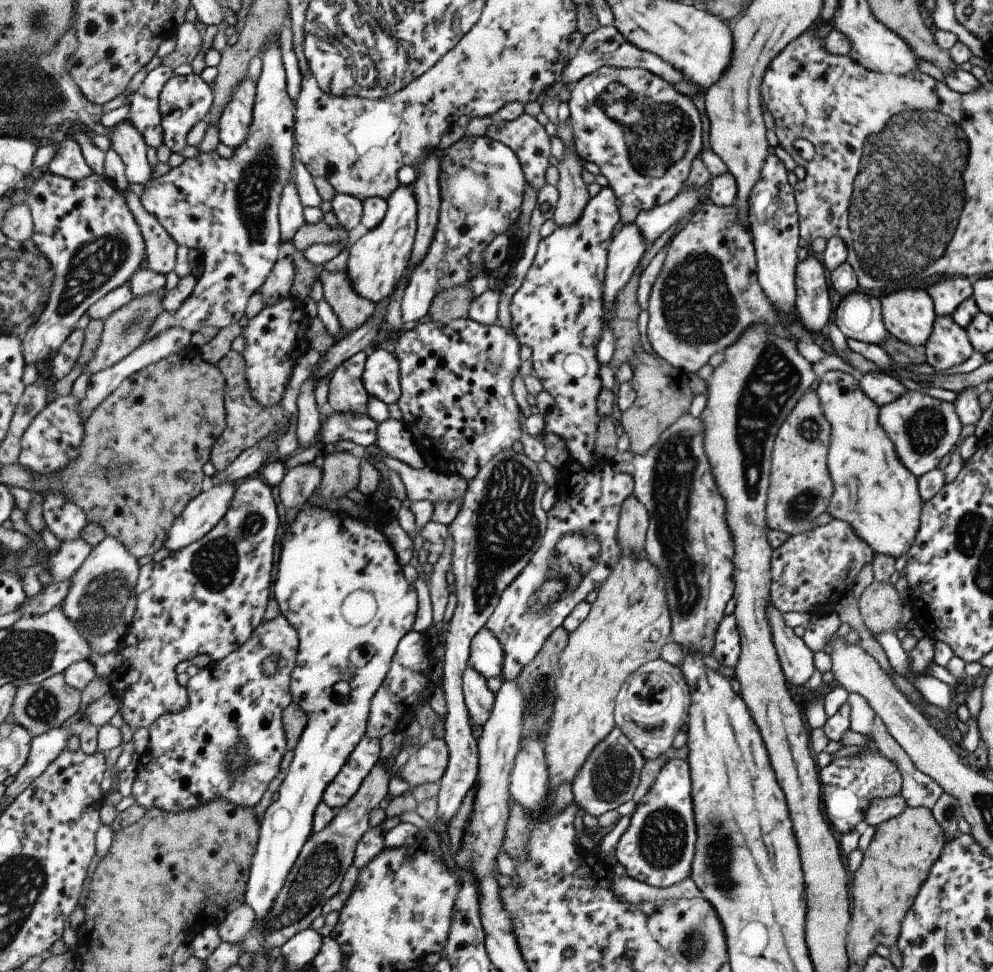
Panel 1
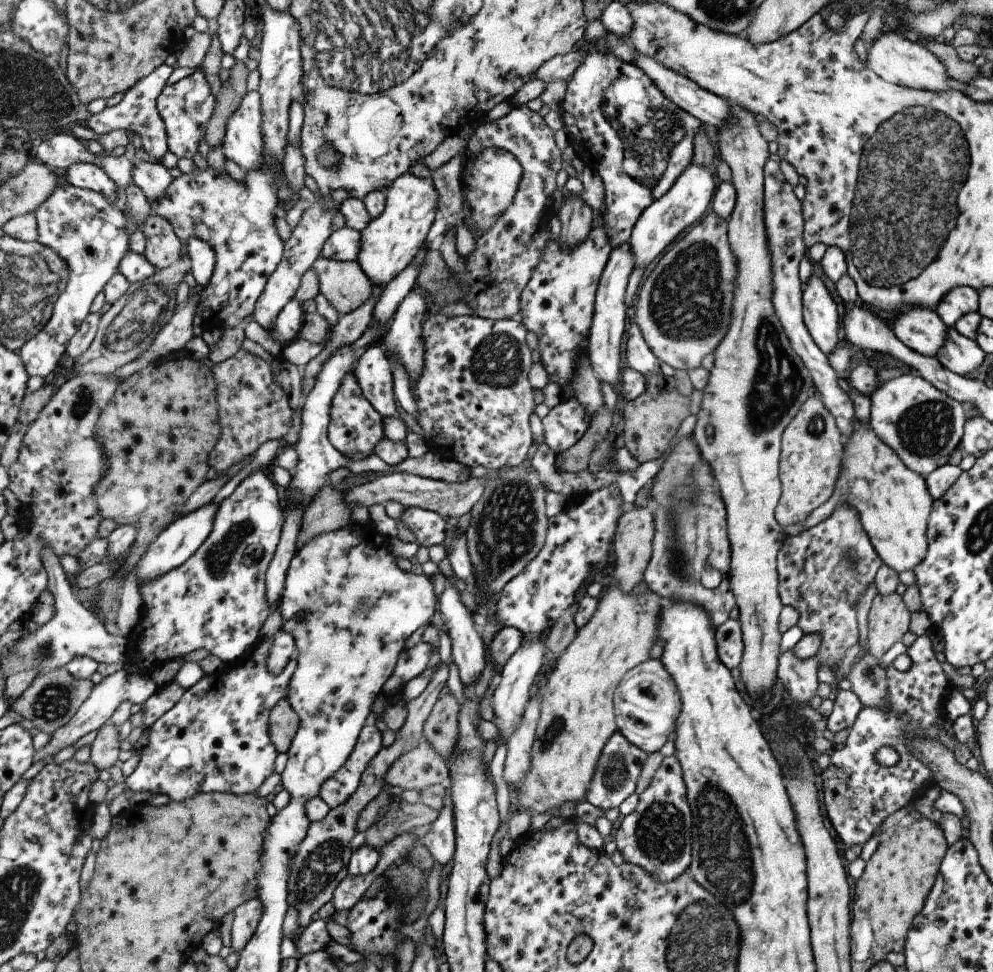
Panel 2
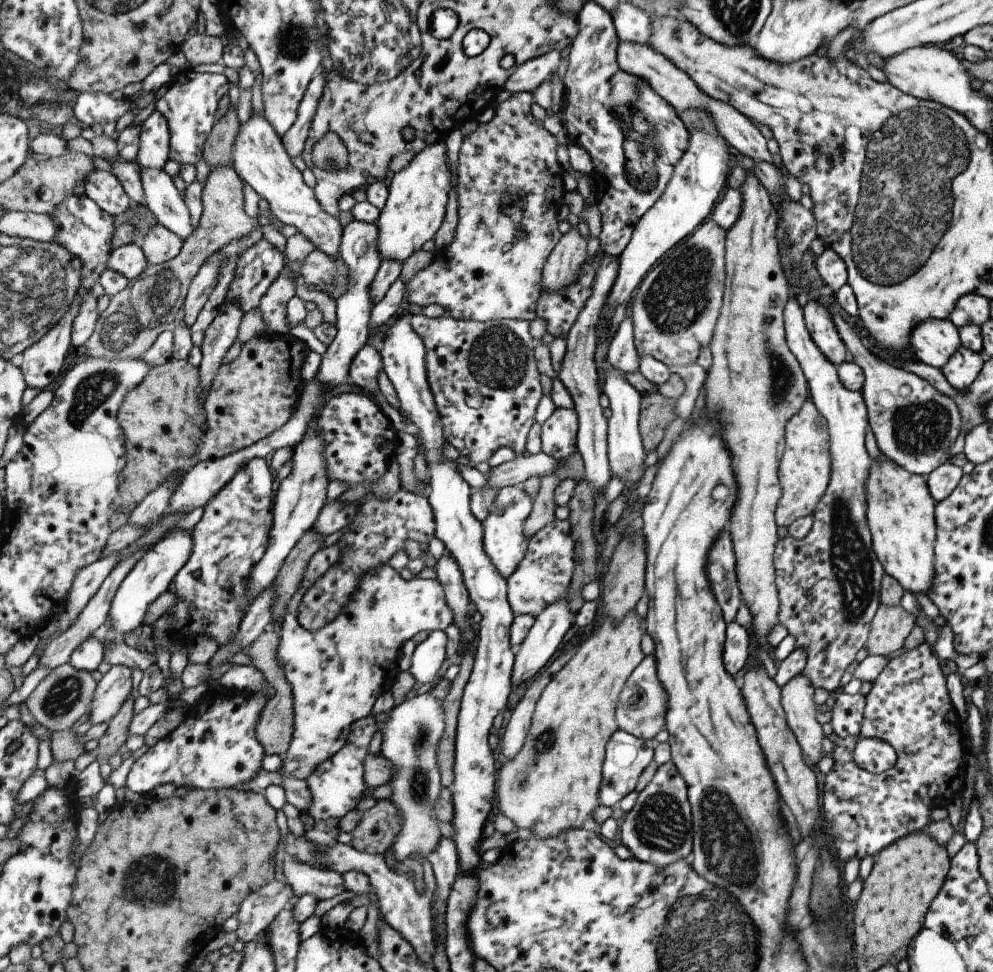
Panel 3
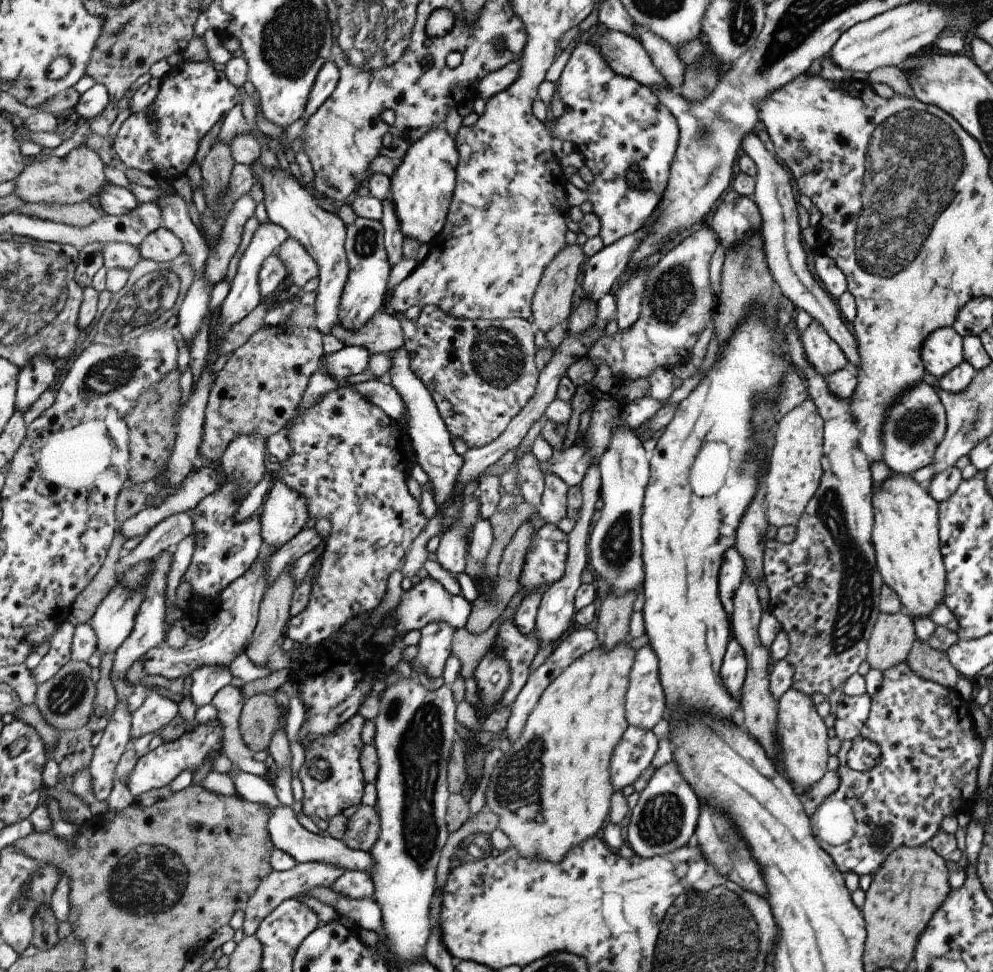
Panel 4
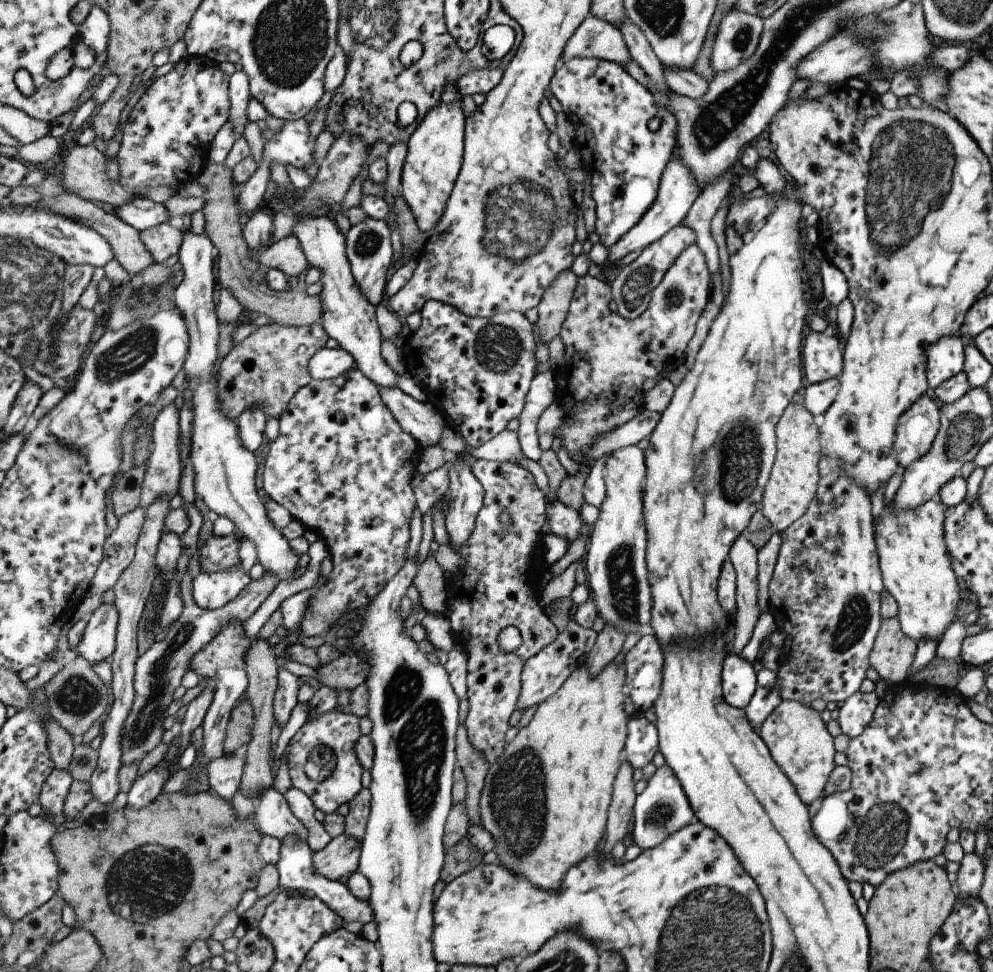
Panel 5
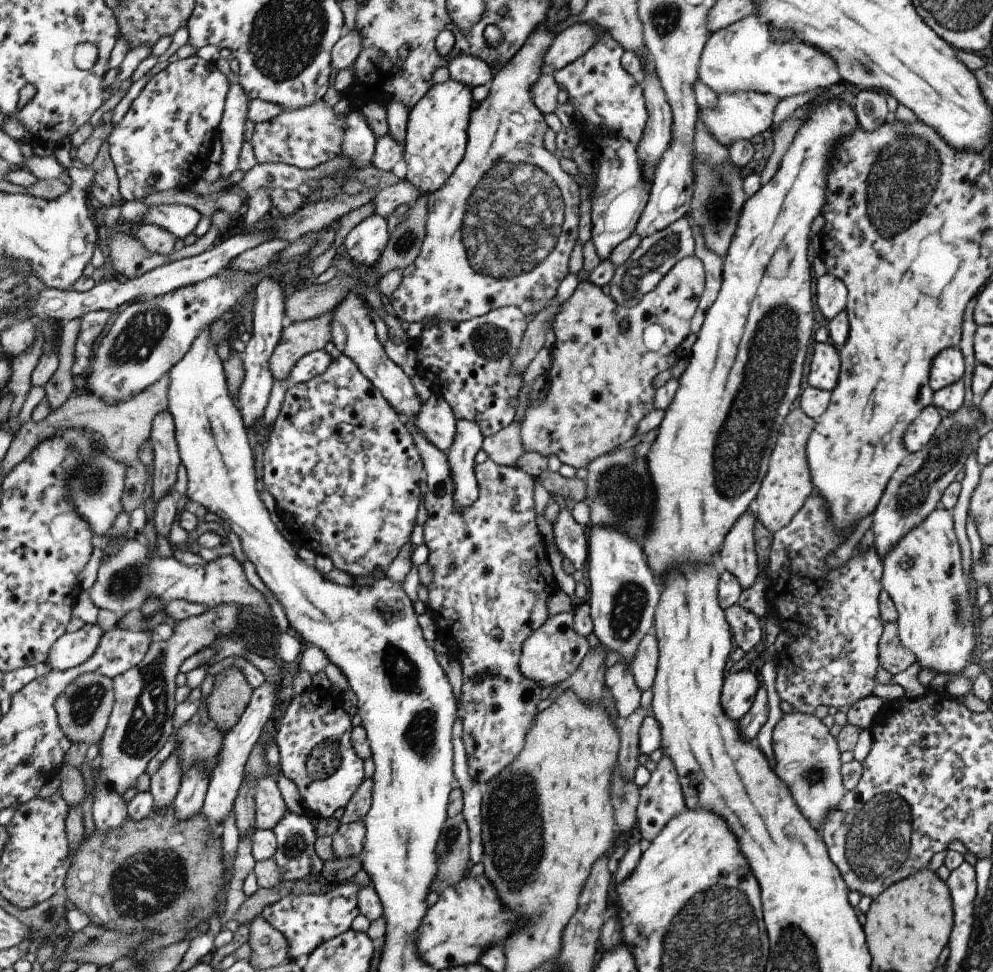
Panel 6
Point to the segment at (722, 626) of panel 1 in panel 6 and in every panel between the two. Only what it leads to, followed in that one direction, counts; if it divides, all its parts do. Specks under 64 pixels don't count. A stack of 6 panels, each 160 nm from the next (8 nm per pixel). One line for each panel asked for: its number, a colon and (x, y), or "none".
2: (727, 636)
3: (737, 644)
4: (733, 667)
5: (737, 679)
6: (738, 688)

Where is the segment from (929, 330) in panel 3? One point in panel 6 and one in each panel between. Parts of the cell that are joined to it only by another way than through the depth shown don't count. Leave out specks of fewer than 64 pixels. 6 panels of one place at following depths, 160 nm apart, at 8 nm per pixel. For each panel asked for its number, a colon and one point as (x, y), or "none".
4: (941, 350)
5: (946, 358)
6: (947, 367)

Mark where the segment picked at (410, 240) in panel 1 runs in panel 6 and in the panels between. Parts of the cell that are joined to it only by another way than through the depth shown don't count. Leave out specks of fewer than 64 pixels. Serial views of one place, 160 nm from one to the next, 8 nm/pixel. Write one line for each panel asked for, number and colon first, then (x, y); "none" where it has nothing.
2: (390, 243)
3: (418, 195)
4: (423, 186)
5: (436, 151)
6: (438, 127)

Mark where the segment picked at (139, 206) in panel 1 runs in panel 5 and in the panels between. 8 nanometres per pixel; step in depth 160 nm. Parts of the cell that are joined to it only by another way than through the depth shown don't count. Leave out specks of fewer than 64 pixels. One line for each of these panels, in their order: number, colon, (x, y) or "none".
2: (163, 247)
3: (161, 244)
4: (163, 245)
5: (163, 241)

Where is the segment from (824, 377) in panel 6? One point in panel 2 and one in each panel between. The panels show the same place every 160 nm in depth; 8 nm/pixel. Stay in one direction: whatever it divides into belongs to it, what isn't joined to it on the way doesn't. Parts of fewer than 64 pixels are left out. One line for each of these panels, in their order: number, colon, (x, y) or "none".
2: (819, 314)
3: (822, 330)
4: (821, 351)
5: (821, 353)

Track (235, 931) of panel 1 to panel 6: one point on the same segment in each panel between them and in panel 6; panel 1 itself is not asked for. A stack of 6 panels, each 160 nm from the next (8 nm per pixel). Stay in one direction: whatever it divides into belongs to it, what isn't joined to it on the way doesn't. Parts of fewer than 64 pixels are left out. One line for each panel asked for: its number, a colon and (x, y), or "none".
2: (247, 917)
3: (256, 914)
4: (282, 885)
5: (341, 857)
6: (349, 840)

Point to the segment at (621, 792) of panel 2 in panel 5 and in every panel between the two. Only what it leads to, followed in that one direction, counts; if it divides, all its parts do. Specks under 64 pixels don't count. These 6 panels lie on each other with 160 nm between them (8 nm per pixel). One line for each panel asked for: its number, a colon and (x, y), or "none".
3: (627, 756)
4: (637, 746)
5: (641, 742)

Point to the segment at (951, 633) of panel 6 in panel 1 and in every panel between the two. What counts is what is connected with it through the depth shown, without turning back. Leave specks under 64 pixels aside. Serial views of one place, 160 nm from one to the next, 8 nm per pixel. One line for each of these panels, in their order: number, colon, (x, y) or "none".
1: (872, 491)
2: (892, 502)
3: (899, 509)
4: (904, 535)
5: (915, 569)

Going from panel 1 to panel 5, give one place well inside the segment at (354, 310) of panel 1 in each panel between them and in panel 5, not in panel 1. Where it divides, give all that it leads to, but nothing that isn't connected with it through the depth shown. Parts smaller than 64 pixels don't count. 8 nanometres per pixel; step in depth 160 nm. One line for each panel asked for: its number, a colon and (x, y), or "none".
2: (345, 284)
3: (330, 274)
4: (302, 267)
5: (287, 255)

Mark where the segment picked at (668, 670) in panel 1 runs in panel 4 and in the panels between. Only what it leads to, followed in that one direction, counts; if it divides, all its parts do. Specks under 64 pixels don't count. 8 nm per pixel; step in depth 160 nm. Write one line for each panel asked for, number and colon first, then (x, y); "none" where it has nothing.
2: (646, 704)
3: (642, 702)
4: (644, 706)

